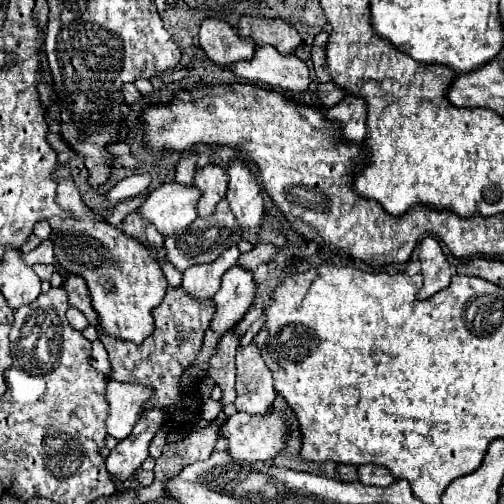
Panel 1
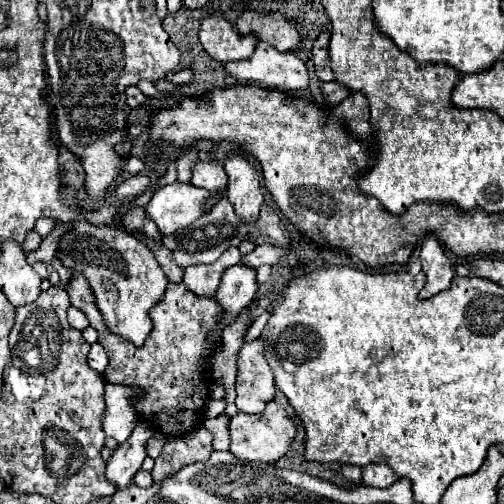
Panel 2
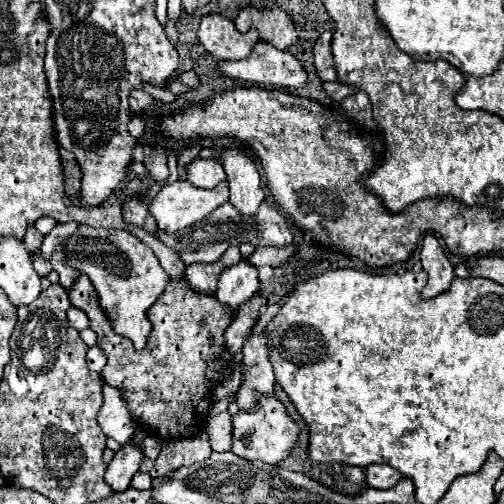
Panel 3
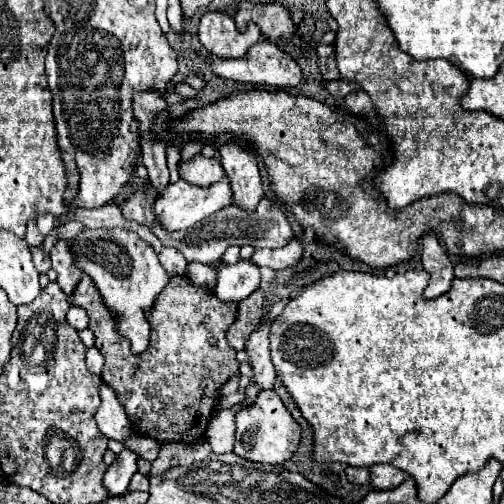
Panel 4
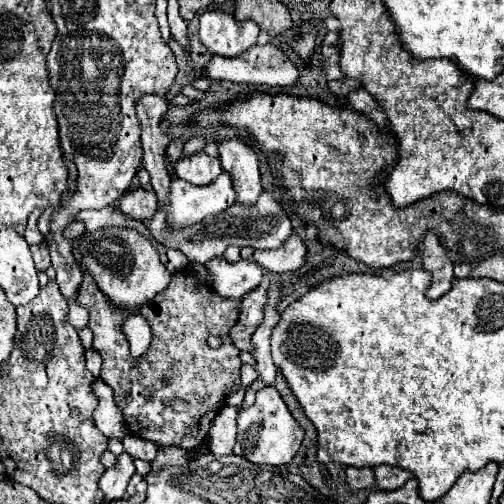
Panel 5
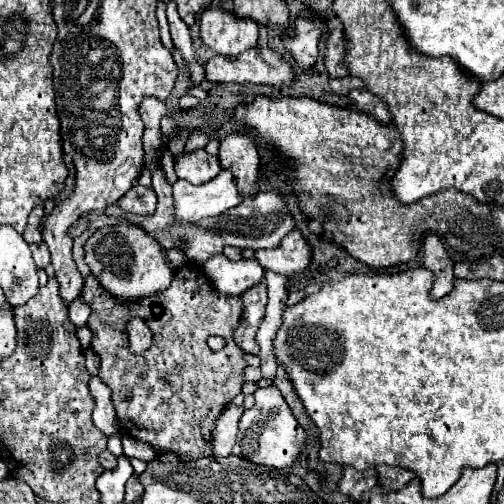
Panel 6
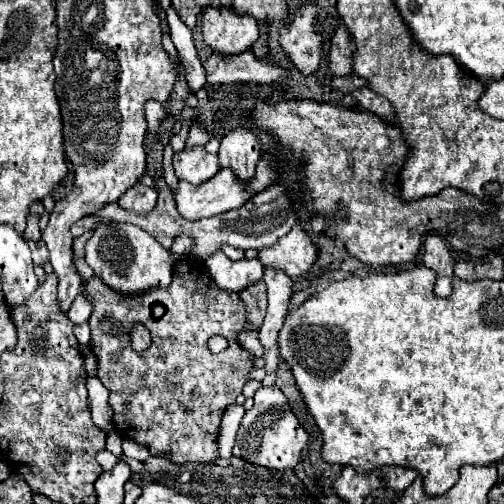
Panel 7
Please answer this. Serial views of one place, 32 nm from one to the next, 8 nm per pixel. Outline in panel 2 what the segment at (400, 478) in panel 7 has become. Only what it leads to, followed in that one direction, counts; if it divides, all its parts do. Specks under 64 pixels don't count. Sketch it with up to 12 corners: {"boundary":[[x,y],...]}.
{"boundary":[[386,464],[362,468],[364,486],[388,488],[398,476]]}

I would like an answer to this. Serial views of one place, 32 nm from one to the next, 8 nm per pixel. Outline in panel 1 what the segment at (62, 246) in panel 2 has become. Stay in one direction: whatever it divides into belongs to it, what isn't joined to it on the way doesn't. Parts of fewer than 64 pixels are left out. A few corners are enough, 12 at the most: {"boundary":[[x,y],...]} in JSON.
{"boundary":[[66,164],[48,218],[108,336],[142,344],[168,288],[158,260],[96,220]]}

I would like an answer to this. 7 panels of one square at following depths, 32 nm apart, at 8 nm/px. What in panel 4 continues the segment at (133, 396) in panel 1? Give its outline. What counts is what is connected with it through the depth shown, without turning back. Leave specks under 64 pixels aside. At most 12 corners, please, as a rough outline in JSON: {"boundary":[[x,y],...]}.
{"boundary":[[102,384],[96,422],[106,438],[126,442],[132,426],[116,392]]}

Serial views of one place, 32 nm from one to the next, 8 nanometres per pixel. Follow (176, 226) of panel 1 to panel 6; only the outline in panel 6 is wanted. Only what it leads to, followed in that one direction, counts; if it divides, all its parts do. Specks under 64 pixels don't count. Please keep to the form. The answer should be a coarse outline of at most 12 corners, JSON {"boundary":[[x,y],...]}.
{"boundary":[[222,170],[208,184],[172,184],[174,220],[200,222],[242,202]]}

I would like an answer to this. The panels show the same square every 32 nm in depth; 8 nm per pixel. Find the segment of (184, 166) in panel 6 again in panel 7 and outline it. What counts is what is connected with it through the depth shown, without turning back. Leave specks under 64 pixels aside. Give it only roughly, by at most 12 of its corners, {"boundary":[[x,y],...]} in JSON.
{"boundary":[[204,148],[174,154],[180,180],[202,184],[220,170]]}

